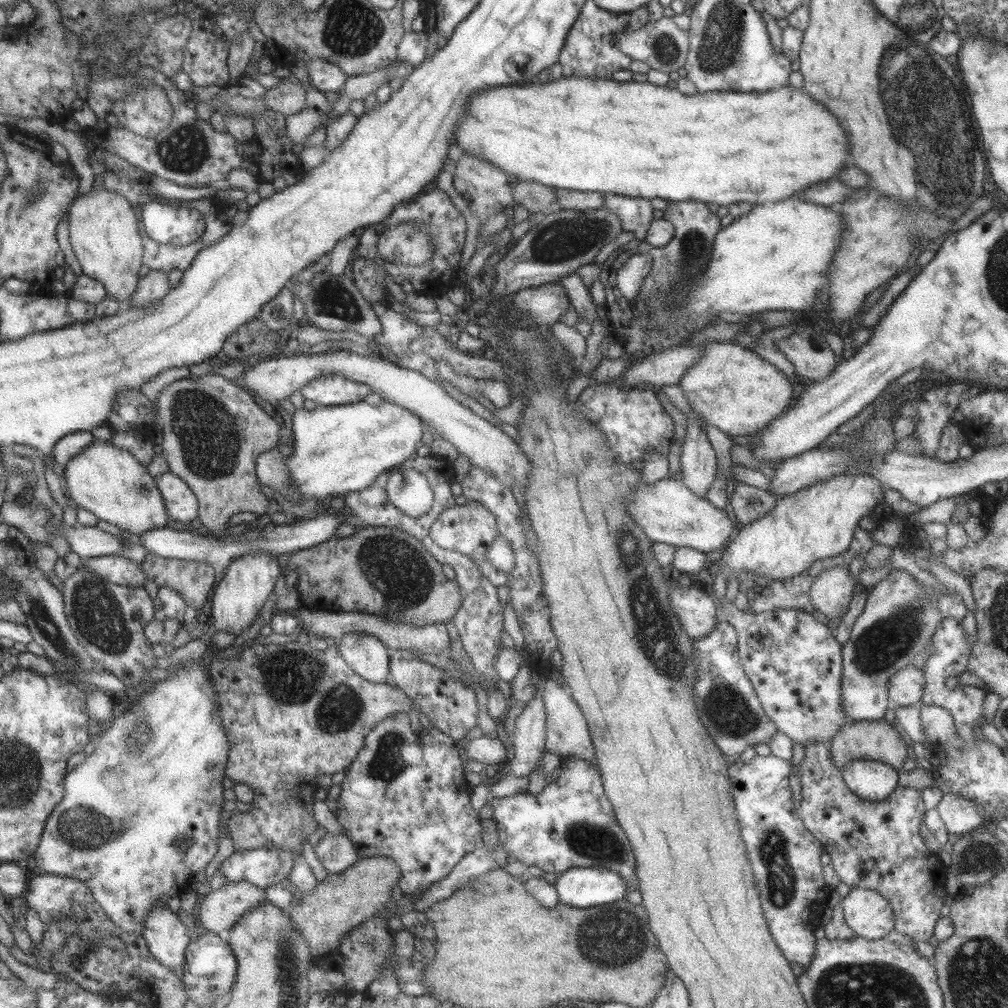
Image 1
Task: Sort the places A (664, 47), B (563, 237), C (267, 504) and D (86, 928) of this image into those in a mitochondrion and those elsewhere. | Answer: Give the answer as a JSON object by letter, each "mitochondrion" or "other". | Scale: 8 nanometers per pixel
{"A":"mitochondrion","B":"mitochondrion","C":"other","D":"other"}

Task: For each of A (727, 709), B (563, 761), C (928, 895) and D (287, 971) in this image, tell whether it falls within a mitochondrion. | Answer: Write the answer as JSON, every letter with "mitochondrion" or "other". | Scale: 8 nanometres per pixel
{"A":"mitochondrion","B":"other","C":"other","D":"mitochondrion"}

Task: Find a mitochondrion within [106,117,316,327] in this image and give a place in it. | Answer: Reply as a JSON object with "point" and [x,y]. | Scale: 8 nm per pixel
{"point":[184,152]}

